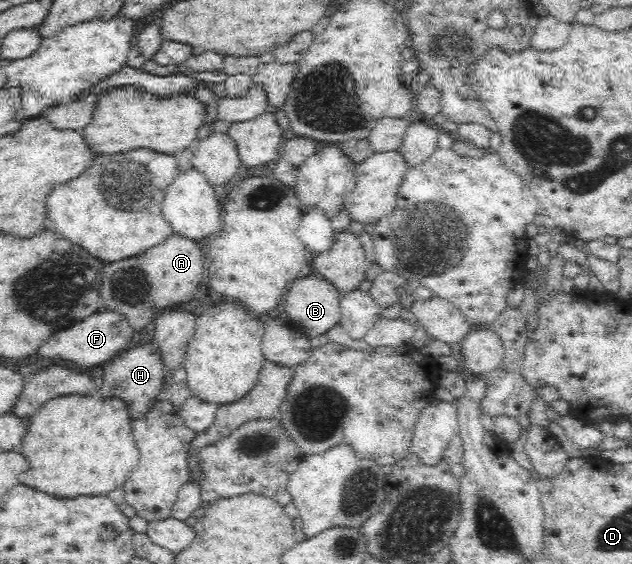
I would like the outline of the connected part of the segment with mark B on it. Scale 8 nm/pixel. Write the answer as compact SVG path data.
M313 274L297 278L290 285L285 298L286 320L297 331L303 331L310 339L319 336L340 323L340 293L327 278Z

